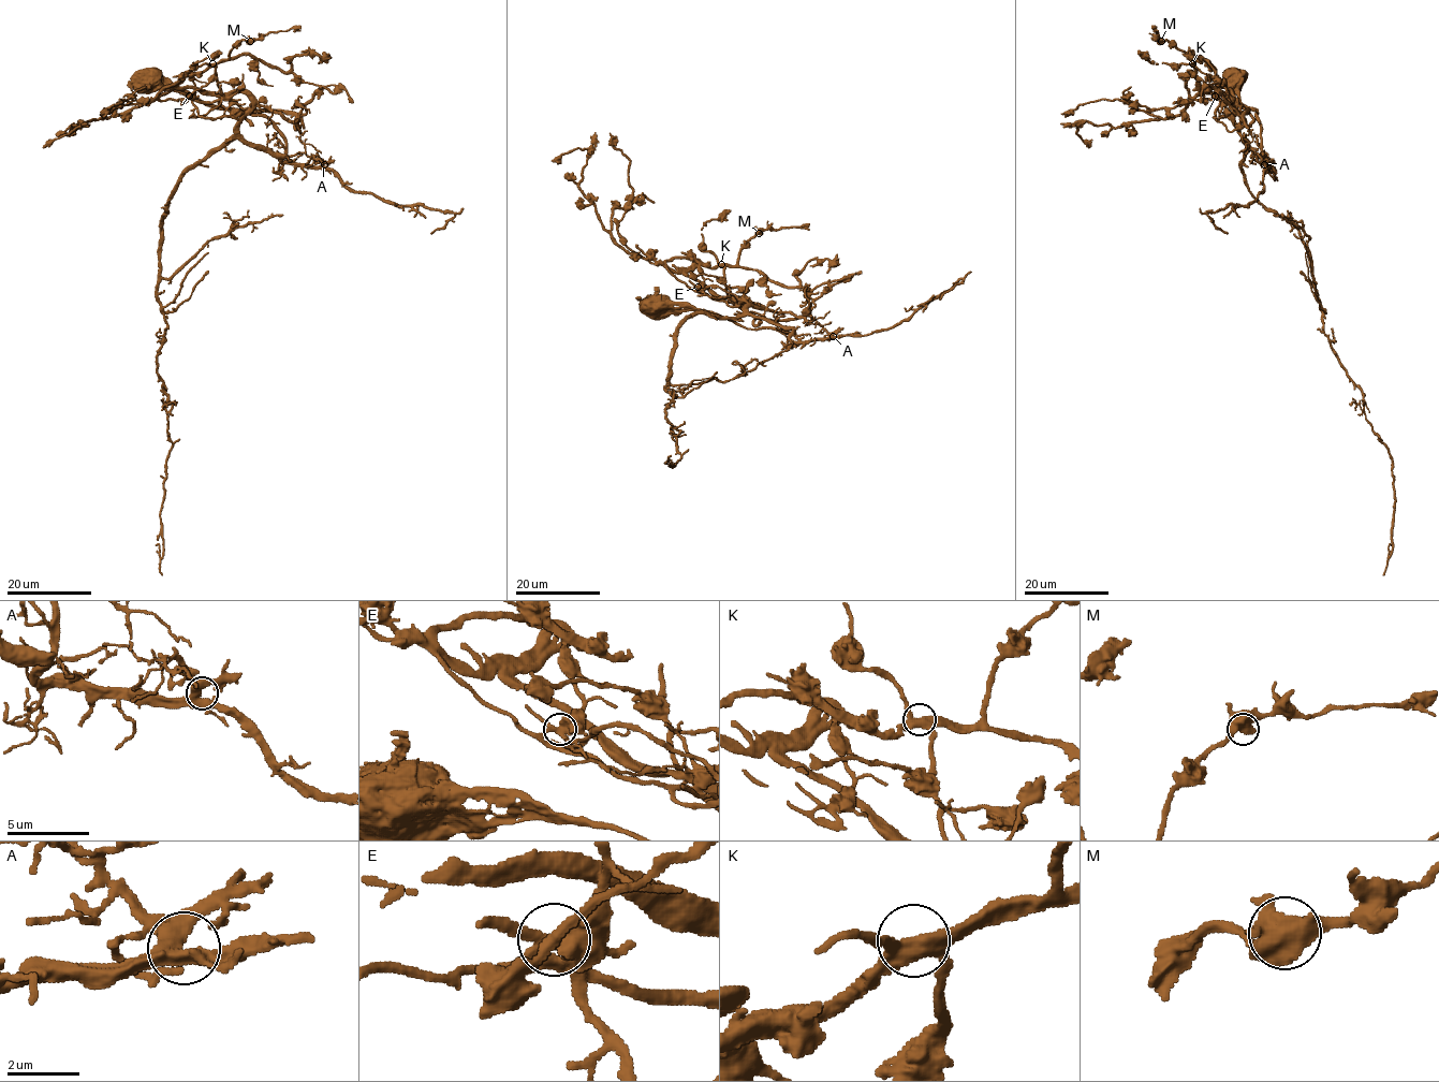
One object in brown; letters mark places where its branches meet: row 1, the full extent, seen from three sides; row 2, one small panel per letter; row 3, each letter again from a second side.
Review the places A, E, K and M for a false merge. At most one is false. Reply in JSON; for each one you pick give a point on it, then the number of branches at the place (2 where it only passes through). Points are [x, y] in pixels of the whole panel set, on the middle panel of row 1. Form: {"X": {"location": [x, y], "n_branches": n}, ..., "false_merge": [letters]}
{"E": {"location": [698, 287], "n_branches": 4}, "false_merge": ["E"]}

